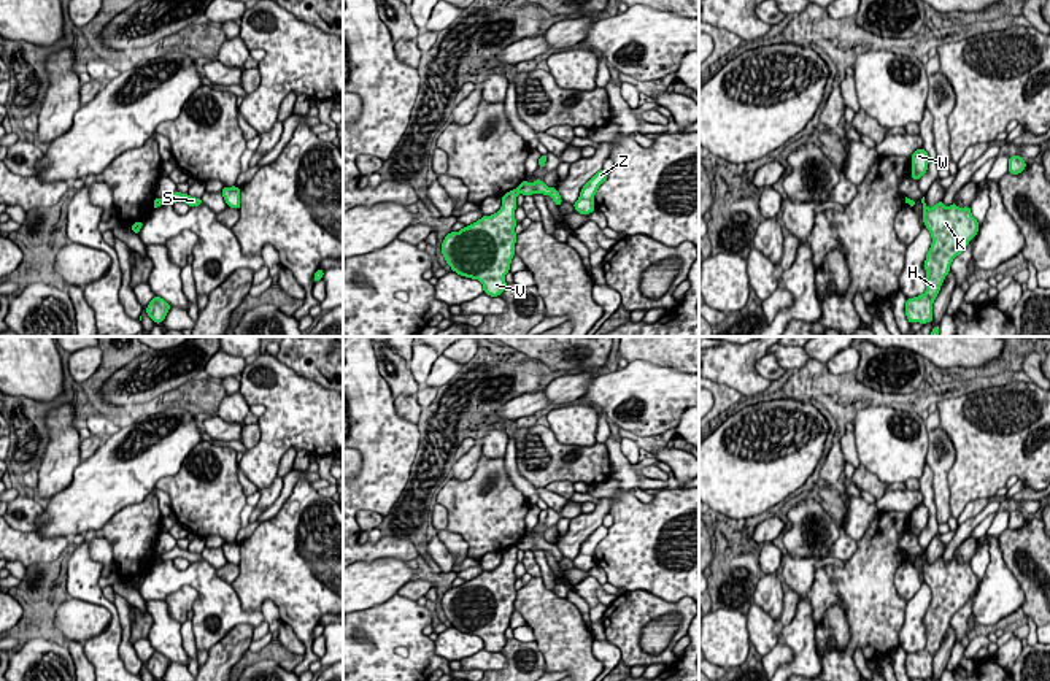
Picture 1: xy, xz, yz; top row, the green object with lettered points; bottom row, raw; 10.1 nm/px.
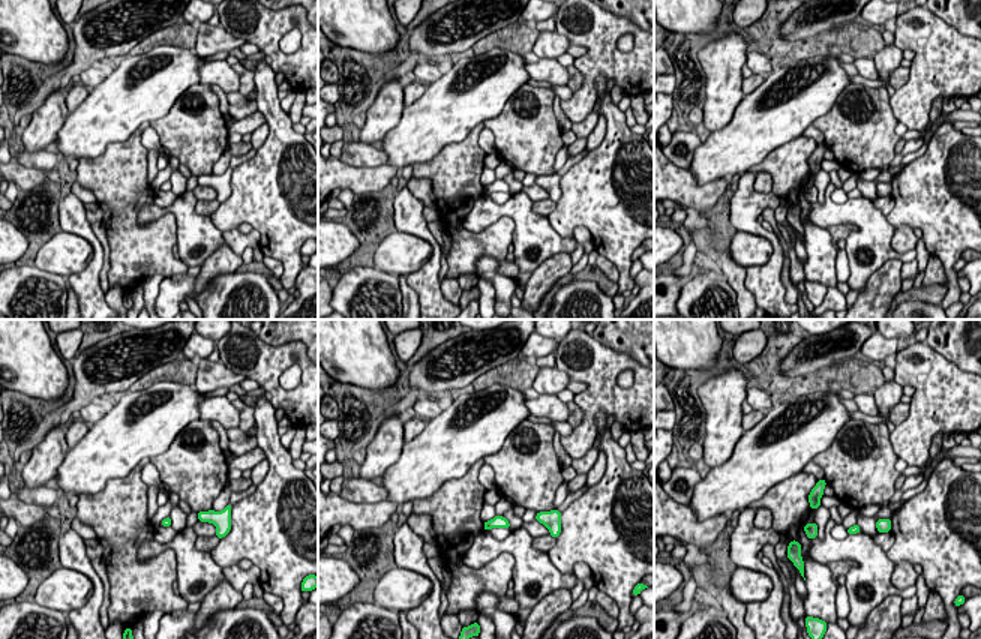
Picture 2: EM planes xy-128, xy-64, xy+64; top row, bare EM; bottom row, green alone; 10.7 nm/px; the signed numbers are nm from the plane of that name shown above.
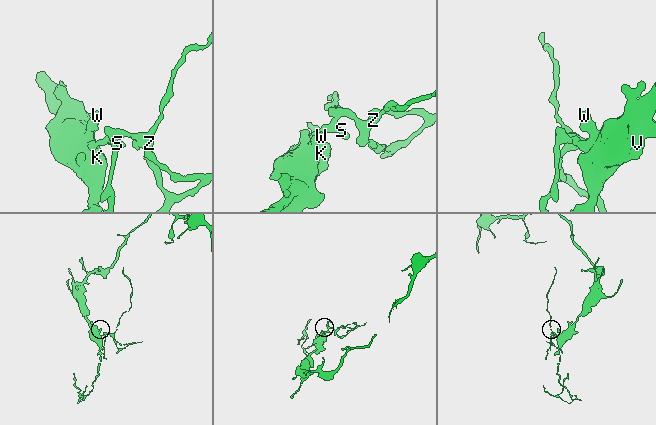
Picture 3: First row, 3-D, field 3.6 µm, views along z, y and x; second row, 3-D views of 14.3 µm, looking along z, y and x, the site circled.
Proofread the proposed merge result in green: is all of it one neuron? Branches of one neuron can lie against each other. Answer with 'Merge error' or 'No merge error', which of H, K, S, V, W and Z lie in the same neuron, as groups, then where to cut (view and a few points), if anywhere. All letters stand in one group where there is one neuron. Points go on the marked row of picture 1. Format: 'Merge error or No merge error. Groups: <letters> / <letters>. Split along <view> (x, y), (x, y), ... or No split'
Merge error. Groups: H K V W / S Z. Split along xz (513, 189), (518, 192)

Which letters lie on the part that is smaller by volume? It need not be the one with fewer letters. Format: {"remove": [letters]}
{"remove": ["S", "Z"]}

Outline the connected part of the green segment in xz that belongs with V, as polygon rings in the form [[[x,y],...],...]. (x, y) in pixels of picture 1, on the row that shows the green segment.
[[[515,189],[507,192],[497,213],[448,233],[442,243],[442,254],[451,270],[478,279],[484,294],[491,297],[499,297],[507,287],[505,275],[516,243],[516,197]]]

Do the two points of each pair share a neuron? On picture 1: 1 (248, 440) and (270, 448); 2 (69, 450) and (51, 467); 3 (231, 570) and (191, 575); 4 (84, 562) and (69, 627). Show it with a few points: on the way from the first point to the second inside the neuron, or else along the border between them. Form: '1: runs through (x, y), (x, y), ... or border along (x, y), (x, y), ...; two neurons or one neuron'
1: border along (258, 423), (259, 440), (248, 450); two neurons
2: runs through (64, 454), (56, 462); one neuron
3: border along (215, 570), (229, 583); two neurons
4: border along (72, 597), (99, 604), (110, 613); two neurons

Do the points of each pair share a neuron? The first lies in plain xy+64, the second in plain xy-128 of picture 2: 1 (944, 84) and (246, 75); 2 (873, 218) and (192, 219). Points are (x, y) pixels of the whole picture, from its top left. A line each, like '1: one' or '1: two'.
1: two
2: one

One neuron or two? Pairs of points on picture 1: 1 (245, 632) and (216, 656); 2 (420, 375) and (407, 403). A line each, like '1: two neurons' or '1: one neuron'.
1: one neuron
2: two neurons

